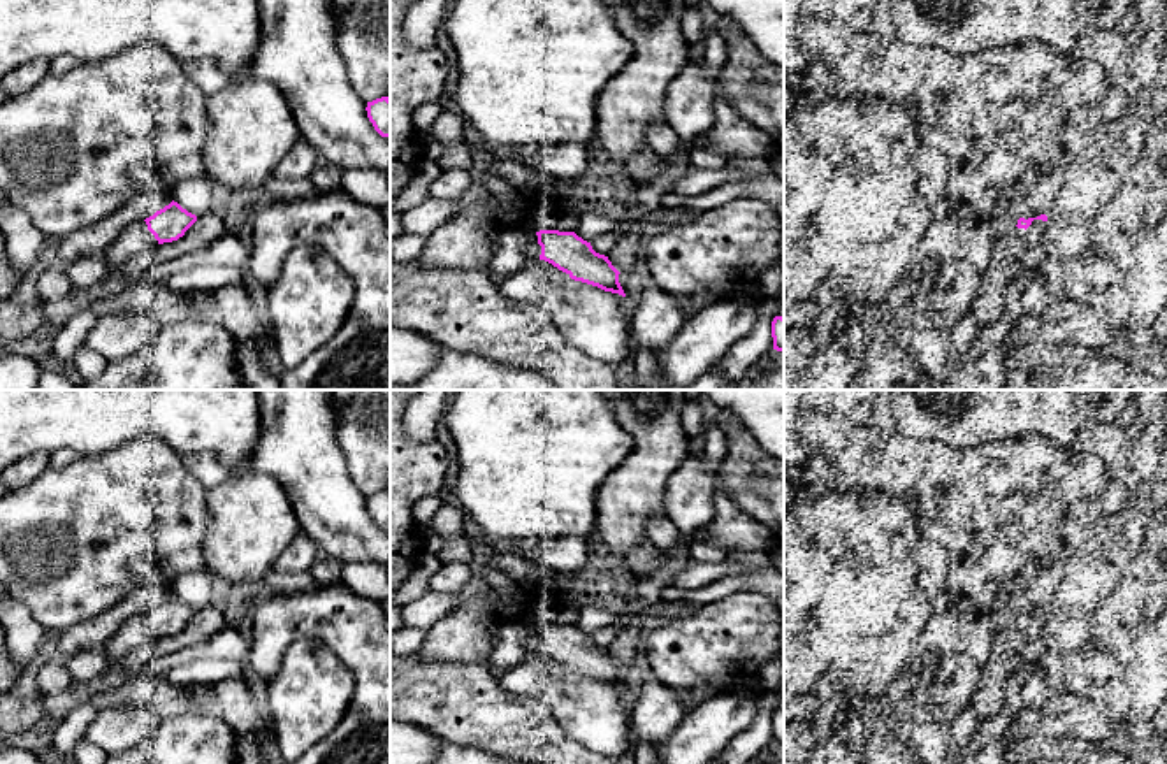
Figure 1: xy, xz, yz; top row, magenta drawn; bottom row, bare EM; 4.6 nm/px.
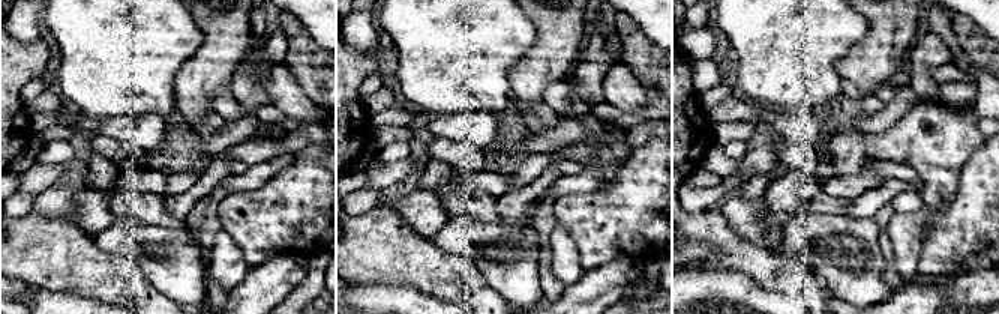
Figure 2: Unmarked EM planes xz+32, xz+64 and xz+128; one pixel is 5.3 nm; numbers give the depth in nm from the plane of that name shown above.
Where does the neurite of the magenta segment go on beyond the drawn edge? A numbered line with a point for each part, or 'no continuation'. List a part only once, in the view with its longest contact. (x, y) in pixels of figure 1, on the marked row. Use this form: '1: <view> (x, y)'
1: yz (988, 306)

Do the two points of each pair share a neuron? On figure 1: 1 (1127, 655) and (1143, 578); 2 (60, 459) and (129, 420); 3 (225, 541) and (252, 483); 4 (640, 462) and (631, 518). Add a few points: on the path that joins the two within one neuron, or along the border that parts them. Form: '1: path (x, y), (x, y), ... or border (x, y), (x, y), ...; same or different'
1: path (1127, 636), (1127, 613), (1139, 598); same
2: border (74, 452), (78, 455); different
3: path (239, 527), (250, 517), (252, 497); same
4: path (640, 476), (631, 504); same

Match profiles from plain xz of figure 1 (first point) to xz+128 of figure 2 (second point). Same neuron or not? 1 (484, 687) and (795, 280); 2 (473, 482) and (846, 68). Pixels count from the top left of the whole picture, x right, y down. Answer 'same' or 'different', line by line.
1: same
2: different

